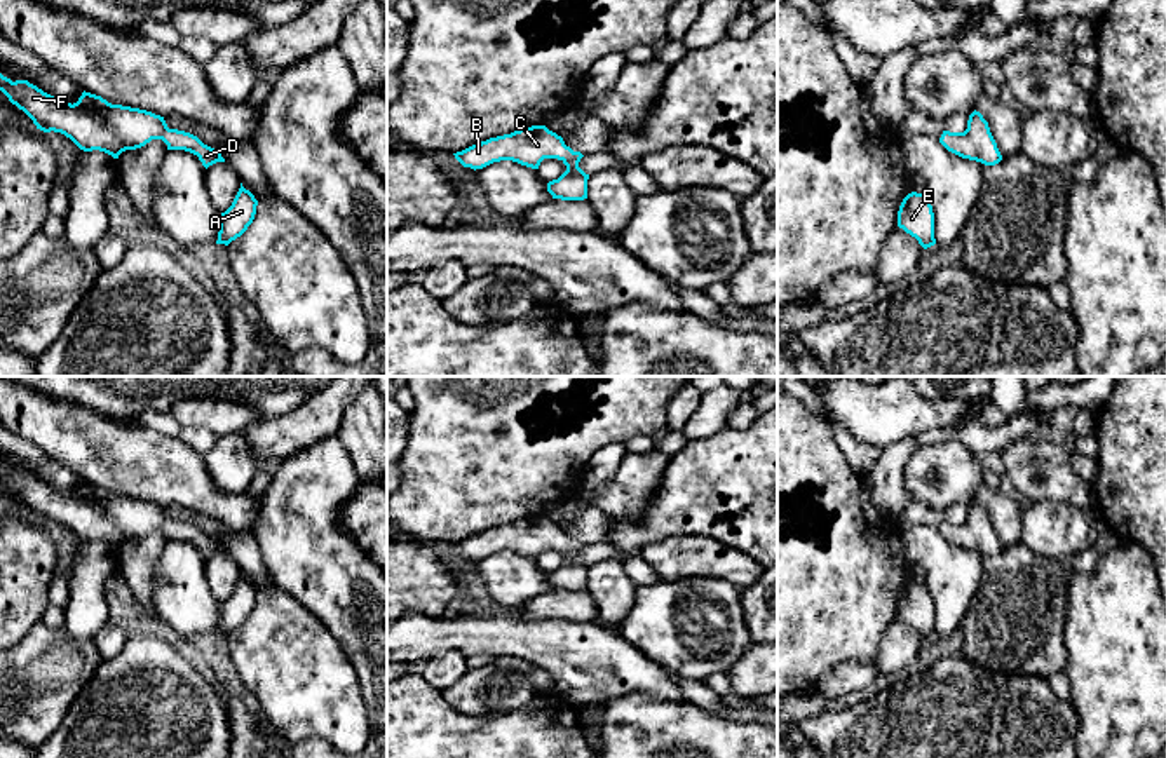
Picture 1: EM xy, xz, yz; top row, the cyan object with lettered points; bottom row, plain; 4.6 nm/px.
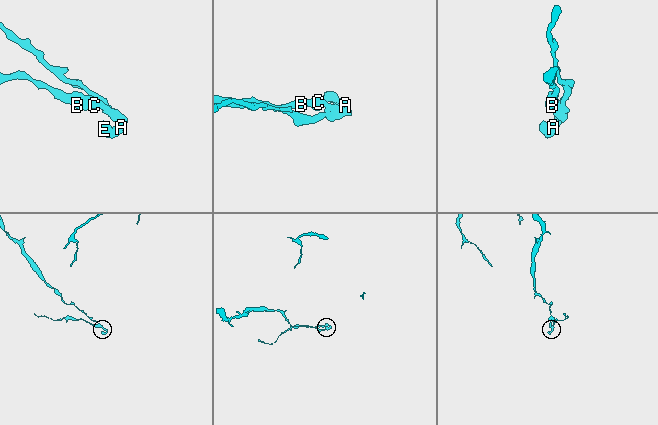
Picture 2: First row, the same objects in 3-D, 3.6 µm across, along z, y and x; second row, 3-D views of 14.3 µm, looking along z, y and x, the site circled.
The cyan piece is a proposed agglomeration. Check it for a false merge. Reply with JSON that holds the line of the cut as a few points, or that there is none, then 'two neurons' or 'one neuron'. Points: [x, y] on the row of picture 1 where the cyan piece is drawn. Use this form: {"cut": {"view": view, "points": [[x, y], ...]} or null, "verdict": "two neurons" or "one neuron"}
{"cut": null, "verdict": "one neuron"}

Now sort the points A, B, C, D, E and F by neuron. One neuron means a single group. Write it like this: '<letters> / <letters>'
A B C D E F

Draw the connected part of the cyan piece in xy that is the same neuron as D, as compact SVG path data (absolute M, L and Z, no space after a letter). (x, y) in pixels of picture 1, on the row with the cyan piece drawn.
M2 73L0 91L9 98L12 105L16 105L33 120L37 129L44 132L61 132L84 152L99 150L112 155L113 159L119 159L119 155L125 150L136 150L145 146L152 139L162 139L167 145L167 150L185 150L197 155L206 169L216 162L225 162L220 152L204 145L197 136L185 131L169 129L164 117L146 110L112 105L101 96L85 91L78 98L78 101L71 105L56 99L28 80L12 82Z

